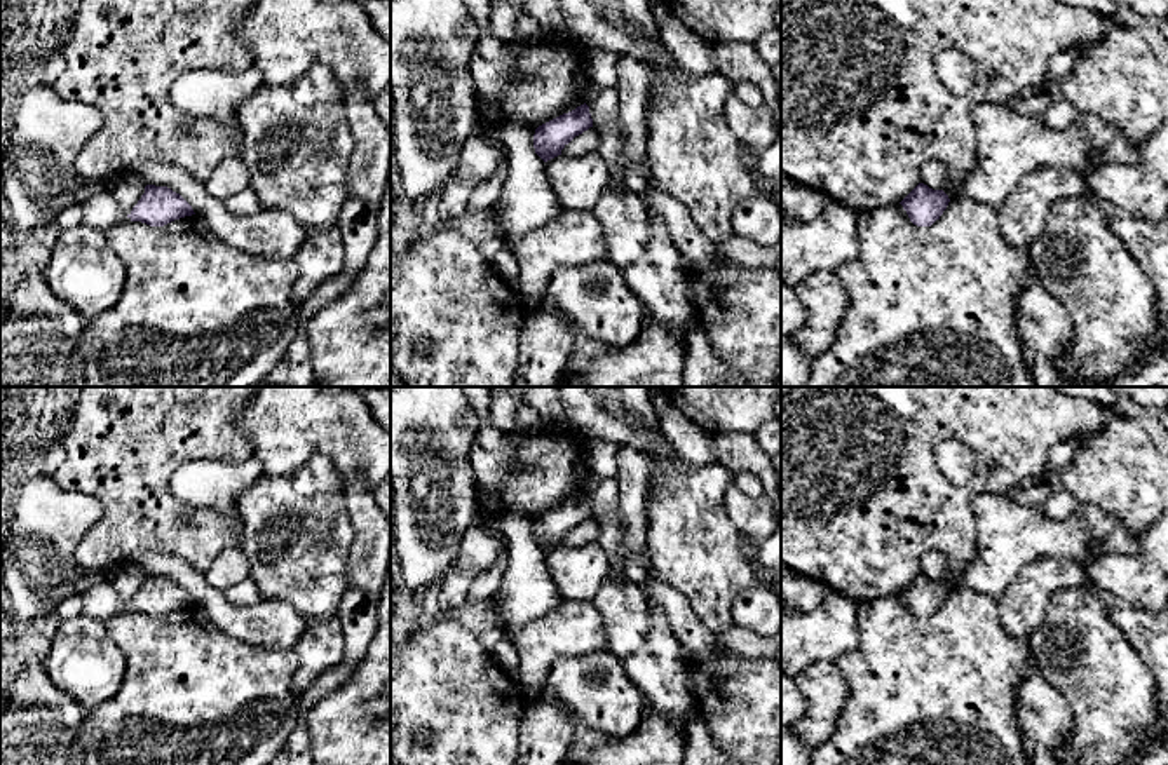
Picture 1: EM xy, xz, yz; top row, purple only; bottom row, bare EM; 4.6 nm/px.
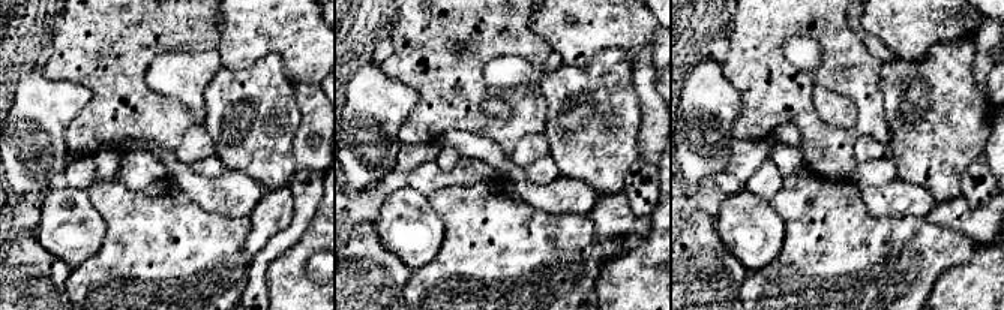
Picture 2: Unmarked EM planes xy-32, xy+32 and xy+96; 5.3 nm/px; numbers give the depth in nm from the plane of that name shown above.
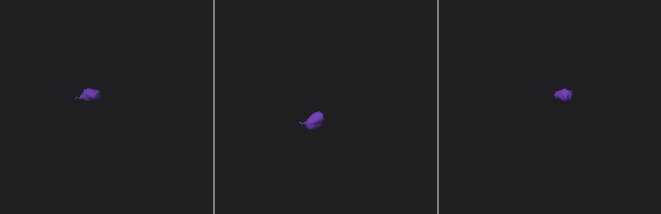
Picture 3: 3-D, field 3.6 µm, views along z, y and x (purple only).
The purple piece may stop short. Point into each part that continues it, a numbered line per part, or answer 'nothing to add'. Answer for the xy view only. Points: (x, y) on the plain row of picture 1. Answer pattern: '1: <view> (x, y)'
1: xy (101, 602)

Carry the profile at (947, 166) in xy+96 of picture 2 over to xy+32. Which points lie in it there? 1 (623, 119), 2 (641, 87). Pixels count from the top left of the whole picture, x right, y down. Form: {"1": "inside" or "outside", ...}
{"1": "inside", "2": "outside"}

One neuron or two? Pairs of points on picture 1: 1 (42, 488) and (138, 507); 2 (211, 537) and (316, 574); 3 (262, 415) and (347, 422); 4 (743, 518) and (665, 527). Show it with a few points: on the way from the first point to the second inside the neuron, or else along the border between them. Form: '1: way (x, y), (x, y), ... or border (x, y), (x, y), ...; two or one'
1: border (60, 485), (95, 497), (103, 507), (84, 537); two
2: border (237, 511), (241, 520), (239, 546); two
3: way (283, 415), (326, 415); one
4: border (731, 483), (726, 494), (726, 513), (741, 534); two

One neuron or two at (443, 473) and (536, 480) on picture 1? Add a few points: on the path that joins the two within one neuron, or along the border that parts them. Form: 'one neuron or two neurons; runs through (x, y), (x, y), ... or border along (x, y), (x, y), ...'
two neurons; border along (475, 433), (469, 466), (478, 509)

